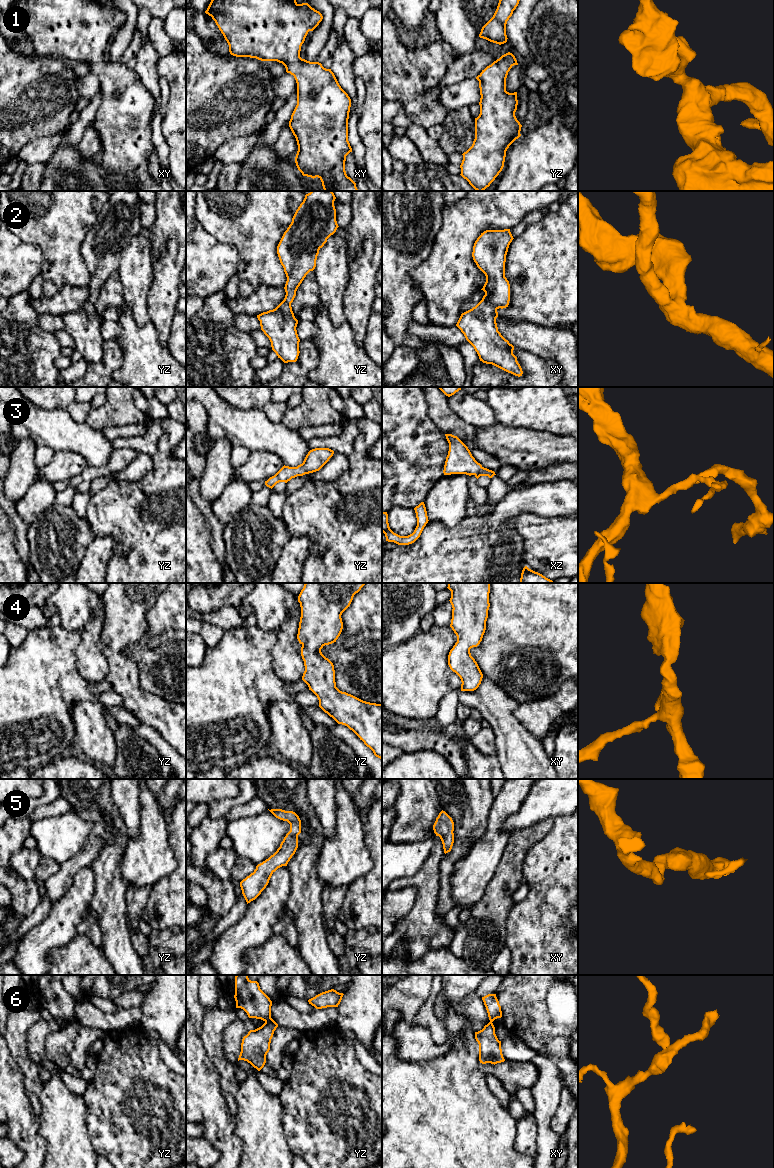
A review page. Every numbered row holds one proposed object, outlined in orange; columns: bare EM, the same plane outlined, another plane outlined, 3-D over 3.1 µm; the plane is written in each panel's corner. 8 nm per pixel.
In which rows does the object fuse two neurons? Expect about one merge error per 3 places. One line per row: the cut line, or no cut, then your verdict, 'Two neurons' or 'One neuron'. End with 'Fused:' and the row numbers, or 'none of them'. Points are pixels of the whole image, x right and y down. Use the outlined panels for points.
1: No split. One neuron
2: No split. One neuron
3: No split. One neuron
4: No split. One neuron
5: No split. One neuron
6: Split along yz (270, 1017), (265, 1021). Two neurons
Fused: 6

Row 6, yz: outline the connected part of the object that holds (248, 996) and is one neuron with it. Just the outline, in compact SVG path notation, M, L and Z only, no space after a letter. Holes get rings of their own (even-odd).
M248 975L235 976L236 1008L243 1009L249 1018L263 1021L271 1018L272 1001L260 989L257 981L251 981Z

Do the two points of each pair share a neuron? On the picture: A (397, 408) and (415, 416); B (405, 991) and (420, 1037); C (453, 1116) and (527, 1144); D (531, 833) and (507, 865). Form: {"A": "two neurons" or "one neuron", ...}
{"A": "one neuron", "B": "one neuron", "C": "two neurons", "D": "one neuron"}

